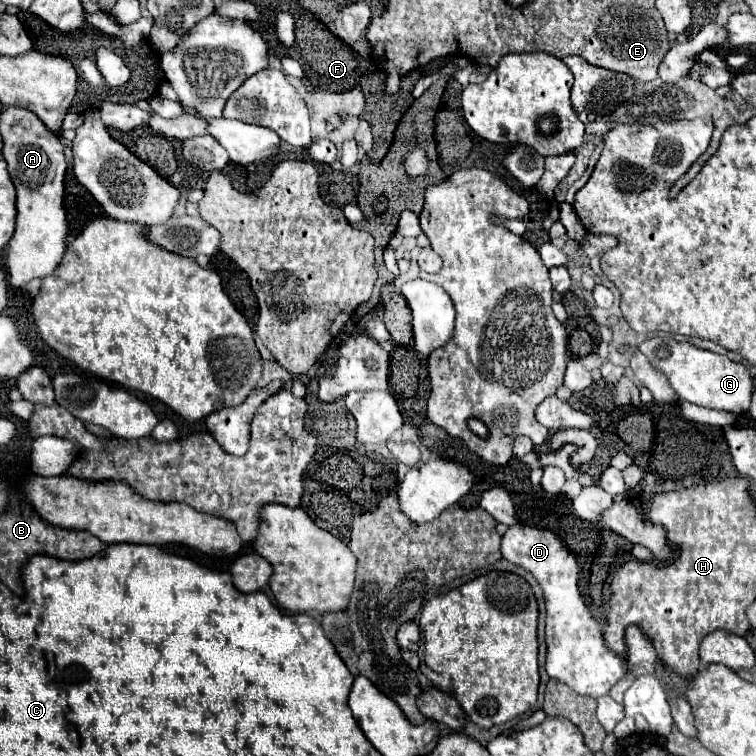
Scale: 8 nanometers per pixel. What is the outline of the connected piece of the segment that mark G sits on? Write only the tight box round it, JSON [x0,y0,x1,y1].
[638,337,754,413]

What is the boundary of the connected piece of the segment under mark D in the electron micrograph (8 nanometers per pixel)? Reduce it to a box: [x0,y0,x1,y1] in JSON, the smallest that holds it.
[502,525,628,697]

